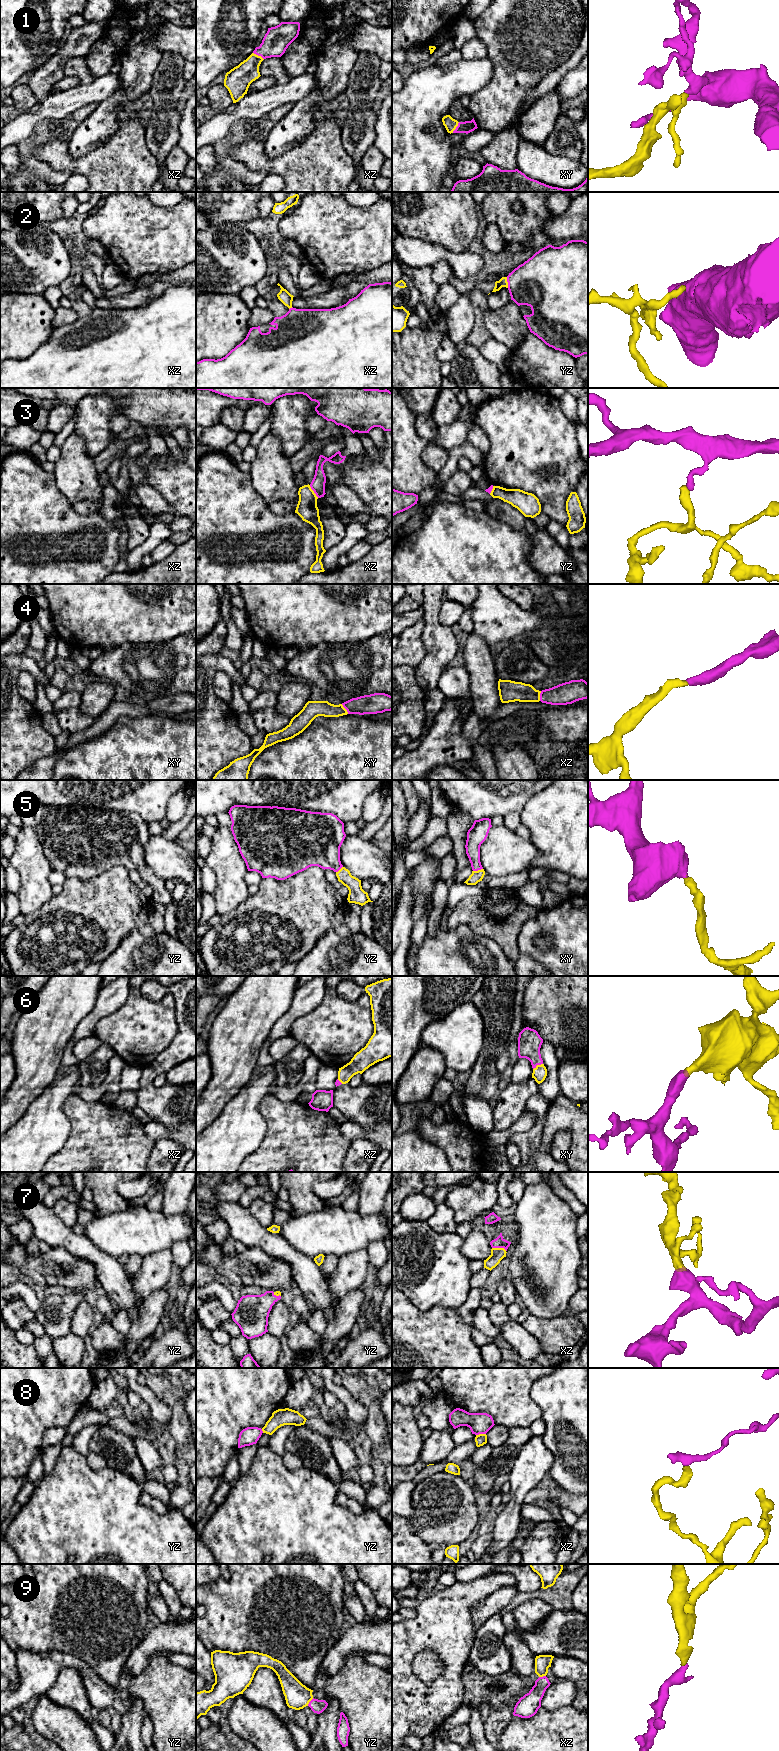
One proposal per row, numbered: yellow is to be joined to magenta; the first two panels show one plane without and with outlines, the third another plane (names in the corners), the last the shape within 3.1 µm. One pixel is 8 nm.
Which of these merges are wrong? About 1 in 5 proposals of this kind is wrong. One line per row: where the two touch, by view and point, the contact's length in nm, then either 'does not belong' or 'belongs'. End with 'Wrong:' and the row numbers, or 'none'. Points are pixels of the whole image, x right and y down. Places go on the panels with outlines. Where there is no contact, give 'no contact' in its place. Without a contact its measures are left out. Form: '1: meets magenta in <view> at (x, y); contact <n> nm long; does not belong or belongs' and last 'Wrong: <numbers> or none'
1: meets magenta in xz at (258, 55); contact 110 nm long; belongs
2: meets magenta in yz at (507, 281); contact 90 nm long; belongs
3: meets magenta in xz at (313, 490); contact 130 nm long; does not belong
4: meets magenta in xy at (345, 708); contact 100 nm long; belongs
5: meets magenta in xy at (477, 870); contact 80 nm long; belongs
6: meets magenta in xy at (537, 1064); contact 90 nm long; belongs
7: meets magenta in xz at (499, 1247); contact 120 nm long; belongs
8: meets magenta in xz at (480, 1433); contact 80 nm long; does not belong
9: meets magenta in yz at (309, 1702); contact 80 nm long; belongs
Wrong: 3, 8

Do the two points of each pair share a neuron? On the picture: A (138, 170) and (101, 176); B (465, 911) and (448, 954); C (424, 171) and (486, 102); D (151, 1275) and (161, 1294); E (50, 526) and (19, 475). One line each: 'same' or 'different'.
A: same
B: different
C: different
D: different
E: same

